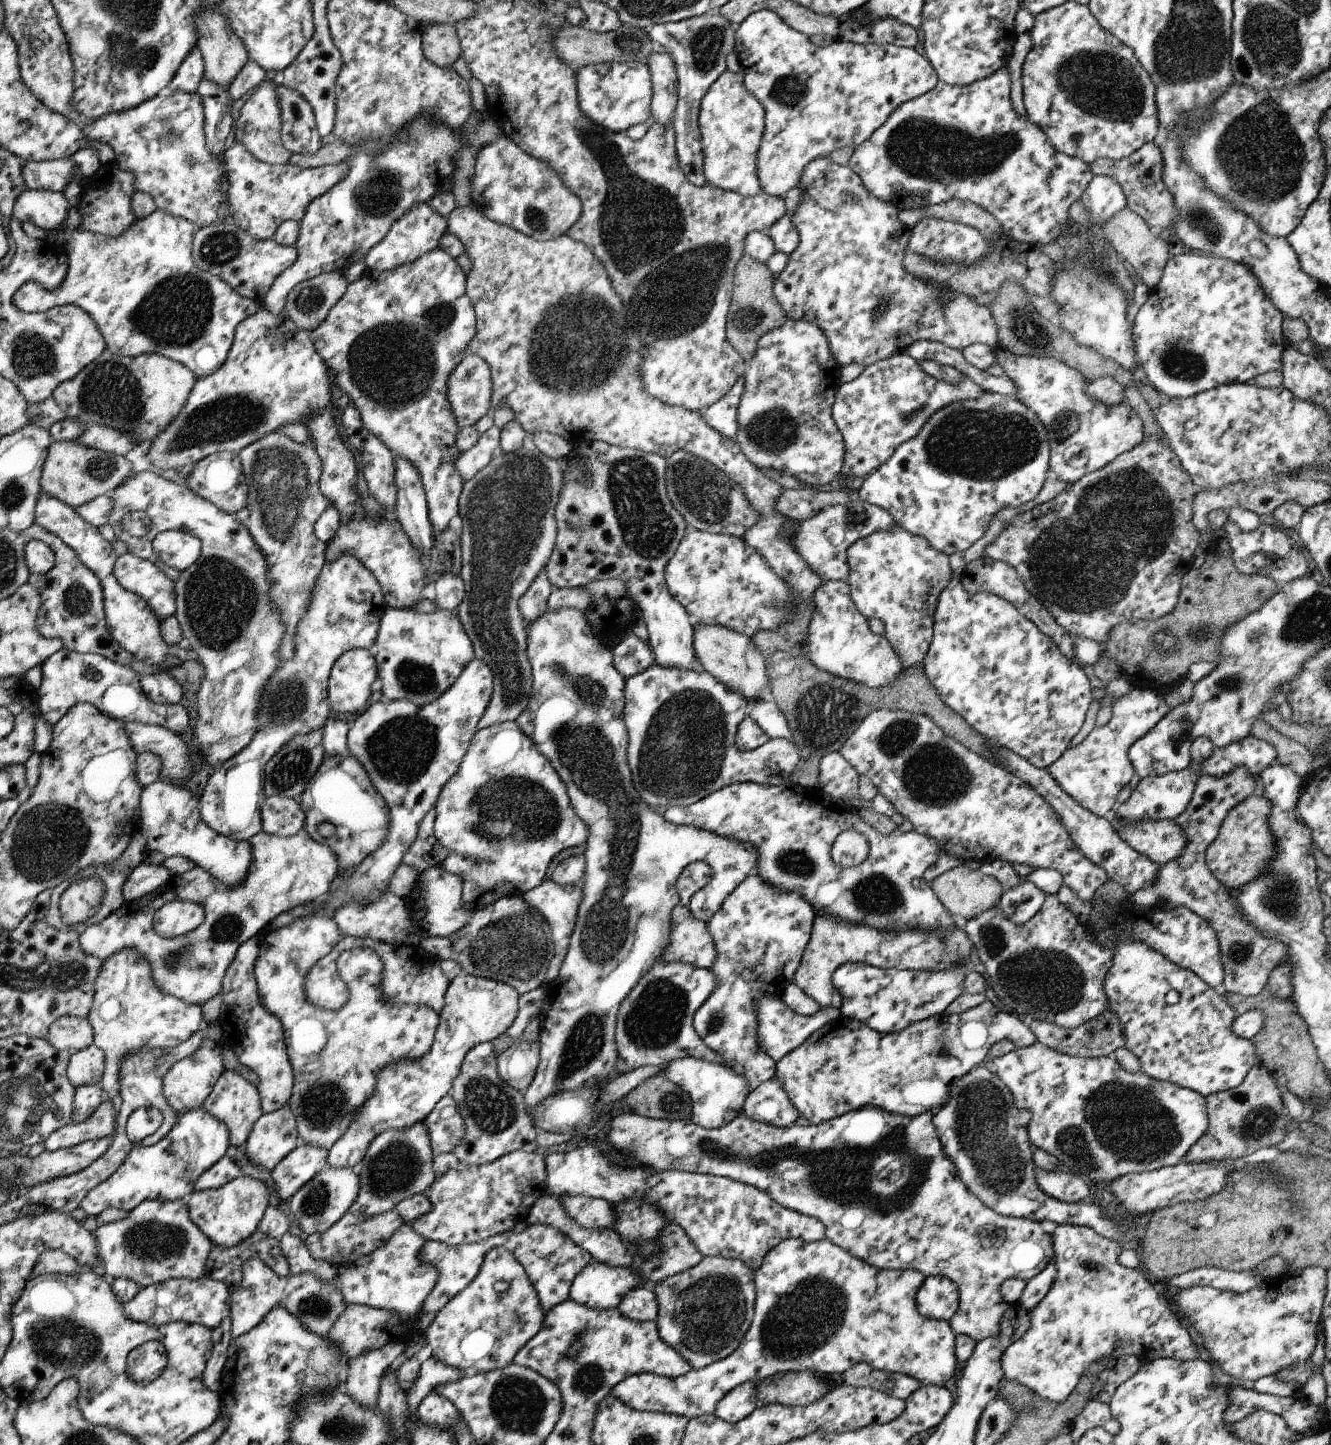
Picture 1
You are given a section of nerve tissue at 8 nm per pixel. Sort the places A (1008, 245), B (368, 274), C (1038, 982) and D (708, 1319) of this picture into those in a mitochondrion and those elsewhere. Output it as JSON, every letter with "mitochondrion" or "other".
{"A":"other","B":"other","C":"mitochondrion","D":"mitochondrion"}

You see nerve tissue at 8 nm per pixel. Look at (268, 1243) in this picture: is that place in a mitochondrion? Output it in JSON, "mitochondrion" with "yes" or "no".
{"mitochondrion":"no"}

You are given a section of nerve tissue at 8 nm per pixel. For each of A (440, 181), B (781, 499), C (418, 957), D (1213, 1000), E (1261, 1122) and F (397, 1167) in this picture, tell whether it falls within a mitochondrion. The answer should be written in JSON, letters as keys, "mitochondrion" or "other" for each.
{"A":"other","B":"other","C":"other","D":"other","E":"mitochondrion","F":"mitochondrion"}

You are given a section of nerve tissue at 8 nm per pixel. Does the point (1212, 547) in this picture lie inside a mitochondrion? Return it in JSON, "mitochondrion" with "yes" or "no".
{"mitochondrion":"no"}

